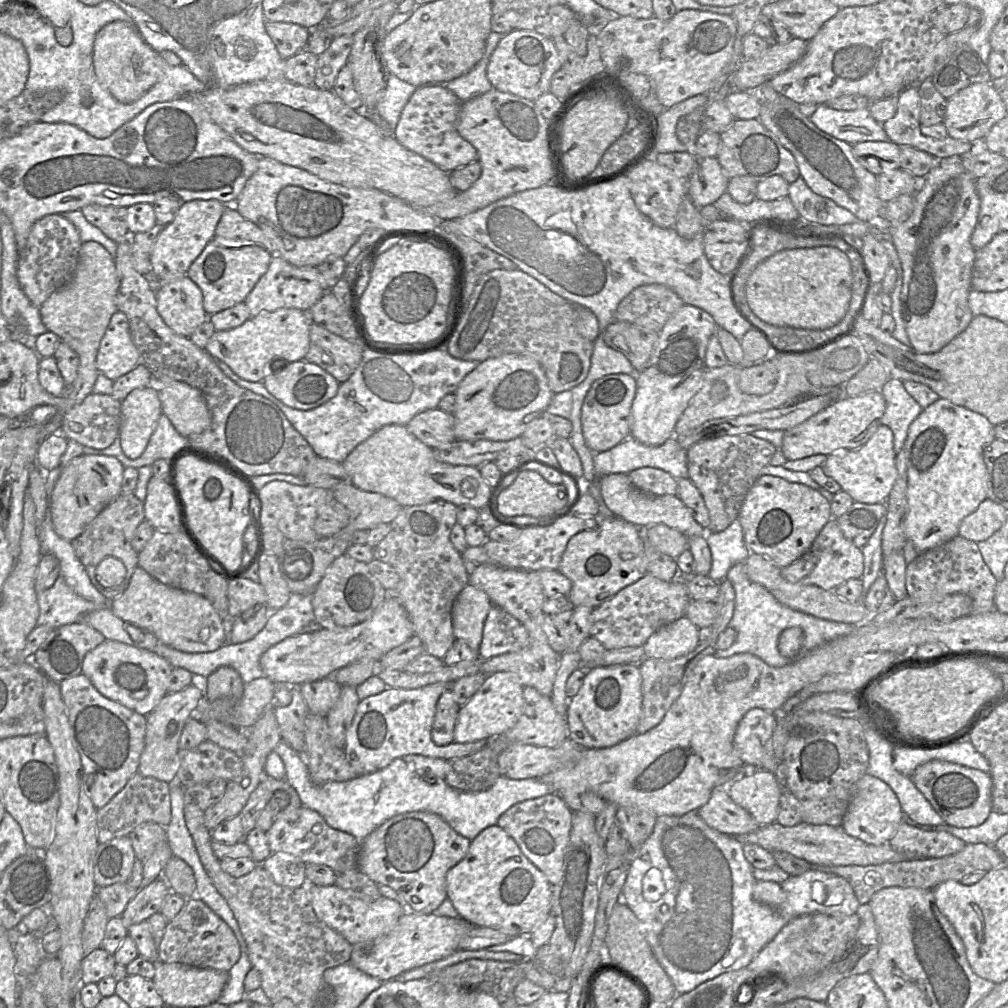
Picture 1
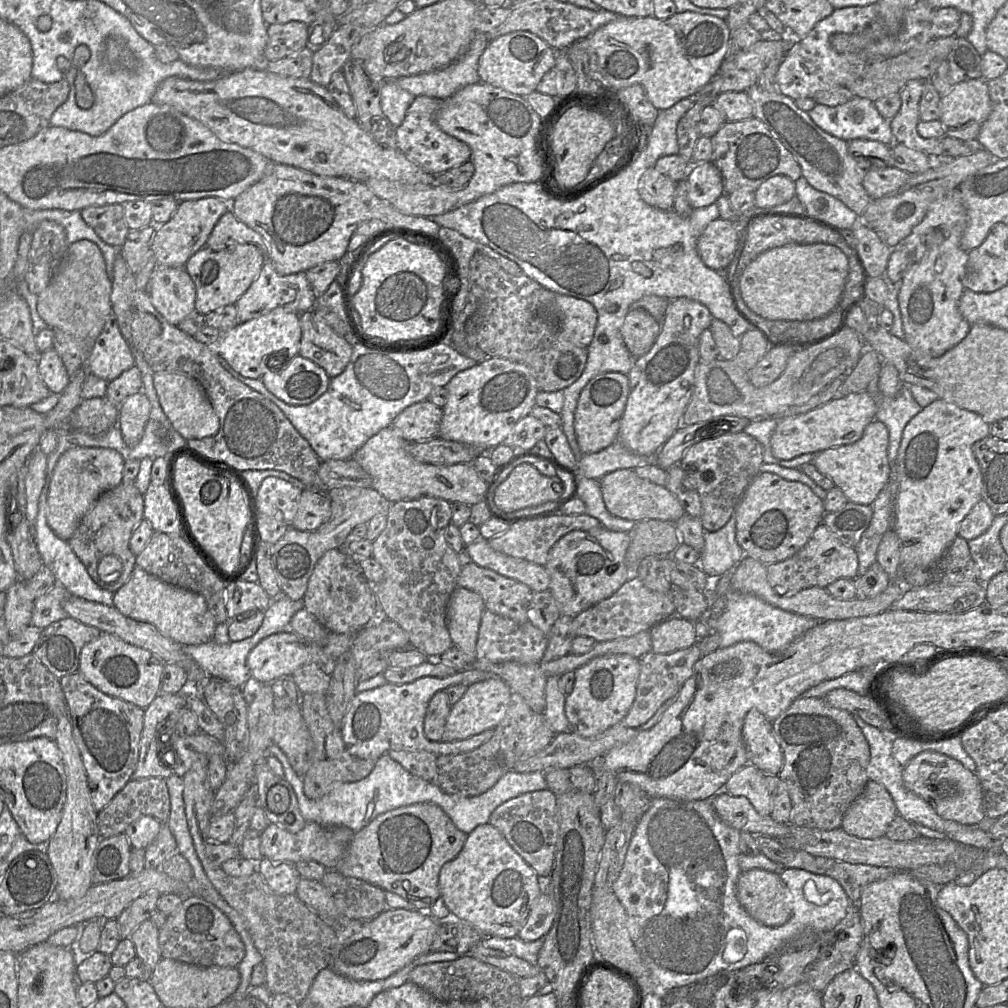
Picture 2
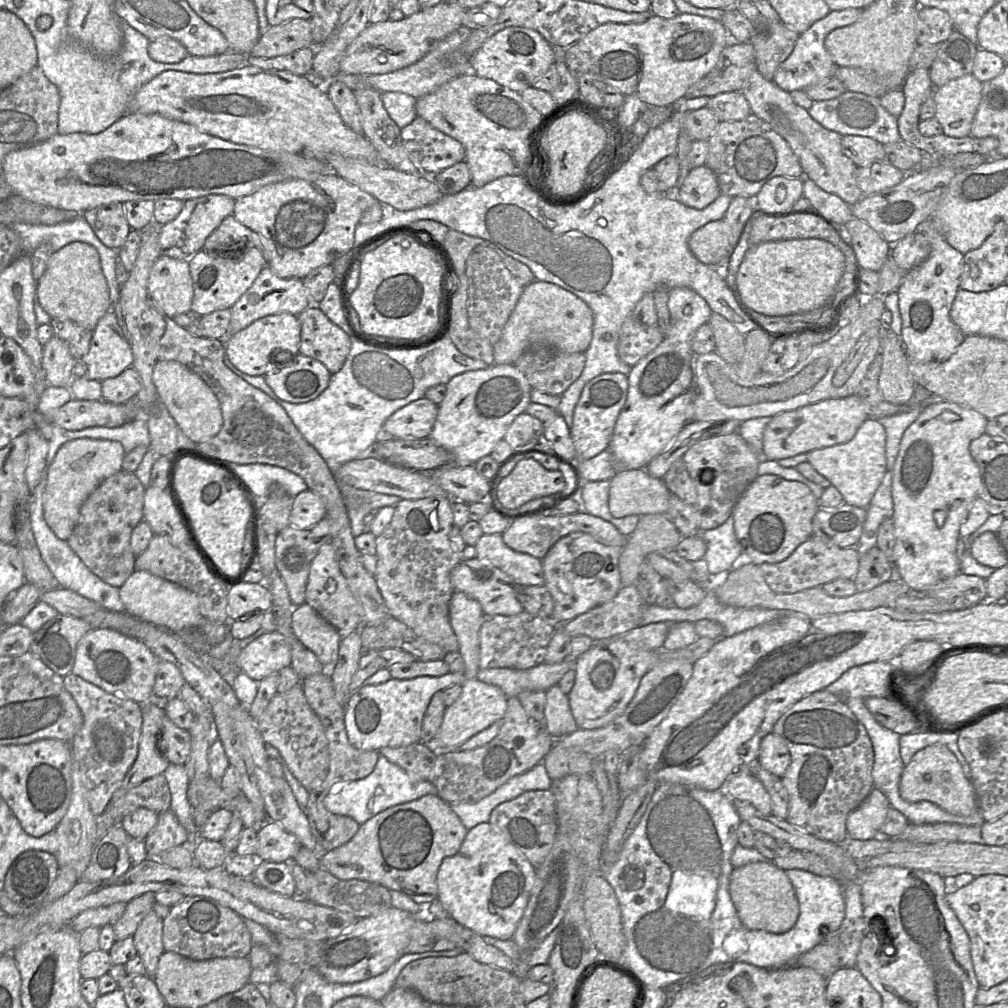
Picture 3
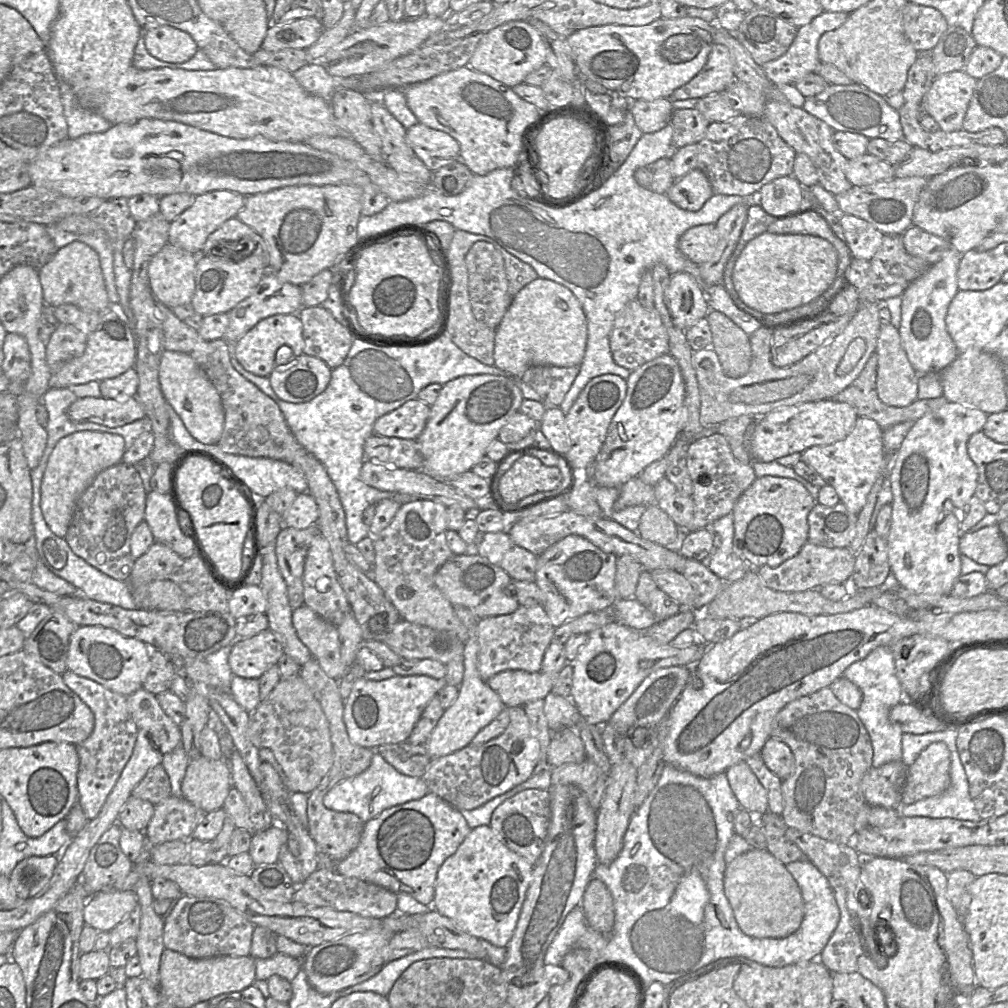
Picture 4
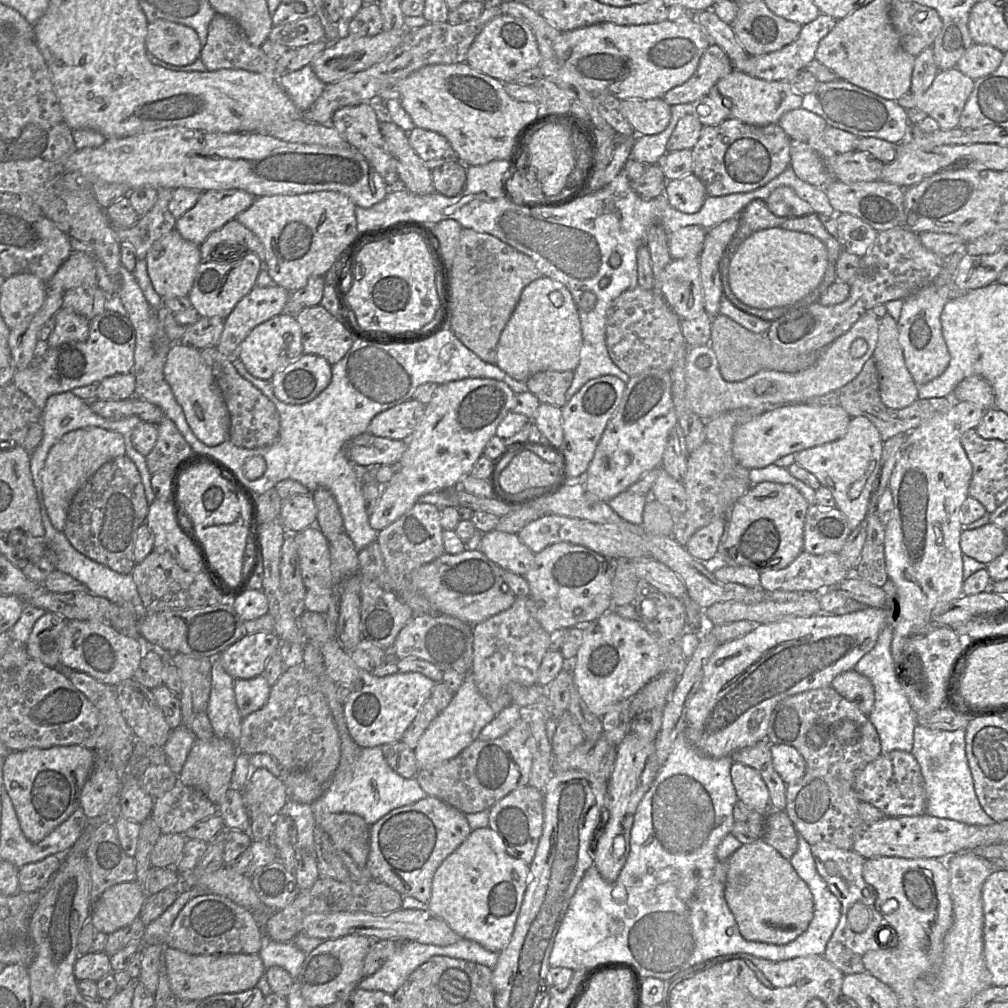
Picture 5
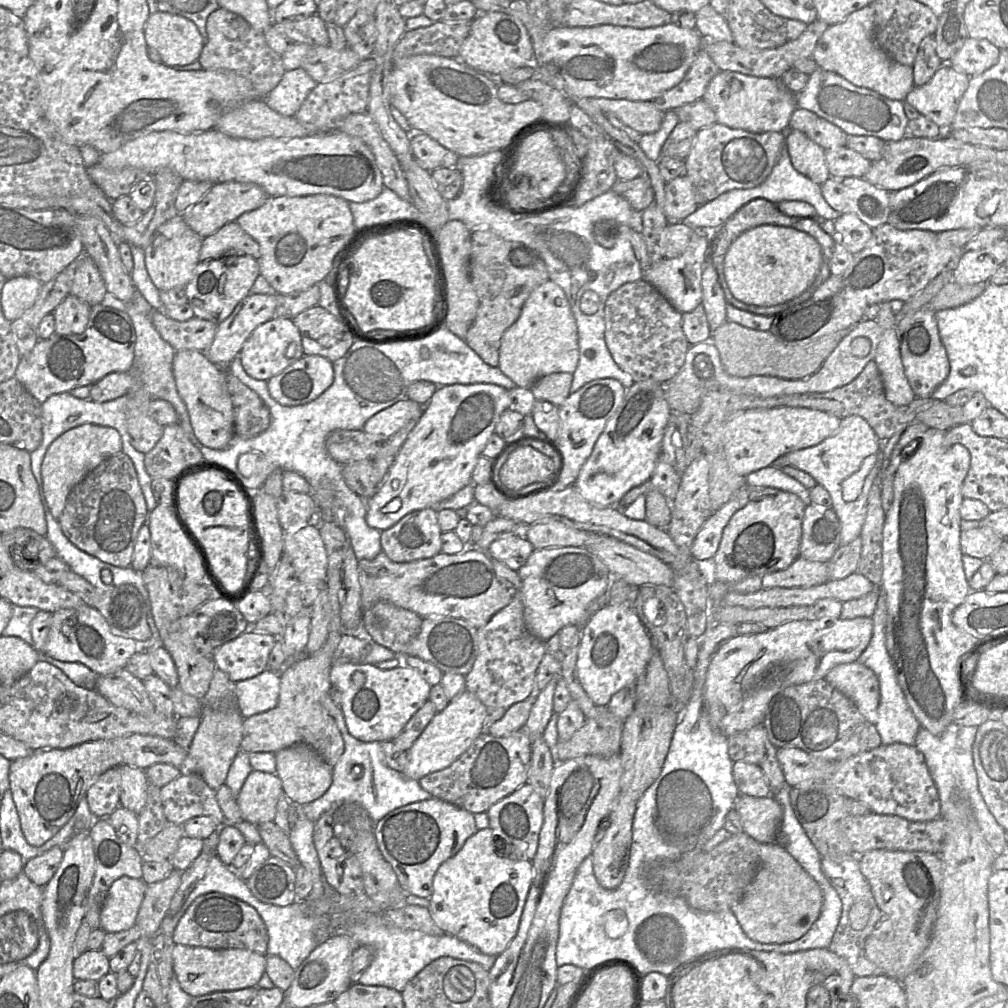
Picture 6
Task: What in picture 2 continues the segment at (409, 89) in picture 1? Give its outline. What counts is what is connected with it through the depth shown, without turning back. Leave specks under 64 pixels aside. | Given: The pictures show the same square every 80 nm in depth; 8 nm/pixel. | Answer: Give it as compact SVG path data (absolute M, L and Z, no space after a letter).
M384 80L380 92L381 109L390 122L398 127L415 97L399 87L394 80Z

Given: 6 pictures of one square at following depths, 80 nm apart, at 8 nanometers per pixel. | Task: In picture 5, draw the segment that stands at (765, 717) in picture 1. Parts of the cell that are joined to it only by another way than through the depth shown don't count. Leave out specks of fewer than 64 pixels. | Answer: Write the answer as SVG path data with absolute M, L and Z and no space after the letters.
M771 745L774 769L788 785L800 780L806 771L806 763L797 749L790 745Z

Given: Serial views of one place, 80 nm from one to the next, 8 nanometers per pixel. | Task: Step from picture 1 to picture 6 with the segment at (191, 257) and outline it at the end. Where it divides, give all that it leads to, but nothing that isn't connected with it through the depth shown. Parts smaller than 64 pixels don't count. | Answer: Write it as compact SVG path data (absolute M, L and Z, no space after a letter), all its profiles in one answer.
M227 181L214 184L198 203L180 214L194 232L205 238L227 223L236 221L243 213L259 208L268 198L266 192L255 183Z

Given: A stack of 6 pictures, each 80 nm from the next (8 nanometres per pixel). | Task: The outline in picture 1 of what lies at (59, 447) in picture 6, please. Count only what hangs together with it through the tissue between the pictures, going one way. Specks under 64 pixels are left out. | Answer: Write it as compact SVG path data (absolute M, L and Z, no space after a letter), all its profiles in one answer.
M80 455L62 470L51 497L51 519L56 533L68 541L77 538L119 494L124 466L107 455Z

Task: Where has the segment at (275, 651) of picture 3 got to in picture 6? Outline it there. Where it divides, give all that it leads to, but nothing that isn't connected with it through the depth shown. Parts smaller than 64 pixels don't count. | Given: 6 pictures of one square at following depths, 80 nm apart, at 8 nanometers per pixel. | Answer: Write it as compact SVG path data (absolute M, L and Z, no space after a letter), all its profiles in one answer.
M247 630L212 653L215 666L234 683L253 678L267 669L269 654L278 638Z

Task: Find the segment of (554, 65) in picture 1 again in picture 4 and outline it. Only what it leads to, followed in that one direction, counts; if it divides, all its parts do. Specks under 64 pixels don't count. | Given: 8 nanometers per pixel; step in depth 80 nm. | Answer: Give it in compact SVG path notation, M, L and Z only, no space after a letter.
M509 21L486 33L476 46L469 67L487 74L509 88L524 83L525 77L546 65L546 46L527 21Z

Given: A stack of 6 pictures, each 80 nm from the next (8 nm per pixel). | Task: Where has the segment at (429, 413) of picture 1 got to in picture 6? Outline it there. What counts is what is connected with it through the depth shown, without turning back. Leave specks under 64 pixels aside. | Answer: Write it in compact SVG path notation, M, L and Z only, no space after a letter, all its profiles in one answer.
M403 399L370 417L363 431L377 442L384 442L409 422L416 422L423 406L411 399Z

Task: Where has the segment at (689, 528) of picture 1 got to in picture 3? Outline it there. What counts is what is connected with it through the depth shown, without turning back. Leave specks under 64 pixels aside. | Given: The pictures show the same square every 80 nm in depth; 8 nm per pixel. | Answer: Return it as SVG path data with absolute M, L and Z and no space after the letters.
M645 469L623 470L610 480L608 506L615 518L666 514L671 495L663 479L651 477Z

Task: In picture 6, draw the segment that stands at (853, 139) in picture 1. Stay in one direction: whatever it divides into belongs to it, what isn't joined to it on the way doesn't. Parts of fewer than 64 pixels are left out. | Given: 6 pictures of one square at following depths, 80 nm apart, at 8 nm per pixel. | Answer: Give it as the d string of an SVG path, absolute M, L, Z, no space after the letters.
M819 66L809 76L804 90L795 95L797 107L815 113L838 126L847 135L875 136L885 142L899 141L908 135L909 119L904 112L903 101L891 100L876 91L856 86L842 76Z

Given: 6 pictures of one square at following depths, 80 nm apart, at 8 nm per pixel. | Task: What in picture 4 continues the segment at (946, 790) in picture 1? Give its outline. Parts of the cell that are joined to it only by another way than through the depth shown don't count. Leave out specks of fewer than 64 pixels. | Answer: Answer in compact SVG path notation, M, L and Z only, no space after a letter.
M934 742L908 767L902 804L941 794L950 784L950 751L945 743Z

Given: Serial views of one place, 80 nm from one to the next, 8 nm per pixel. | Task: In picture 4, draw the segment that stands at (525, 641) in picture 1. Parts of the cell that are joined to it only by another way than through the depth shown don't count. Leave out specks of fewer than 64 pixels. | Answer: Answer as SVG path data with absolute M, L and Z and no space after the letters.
M523 606L511 613L479 619L477 639L479 644L478 671L483 681L507 670L522 670L529 673L542 669L544 653L552 642L555 627L543 606Z

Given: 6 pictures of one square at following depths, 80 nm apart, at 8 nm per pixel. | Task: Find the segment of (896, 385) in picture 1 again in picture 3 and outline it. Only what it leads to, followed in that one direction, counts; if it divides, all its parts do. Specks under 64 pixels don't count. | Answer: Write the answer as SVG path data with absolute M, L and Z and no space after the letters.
M912 401L906 410L888 417L878 419L886 431L887 470L892 471L899 454L904 432L920 416L923 408L920 403Z

